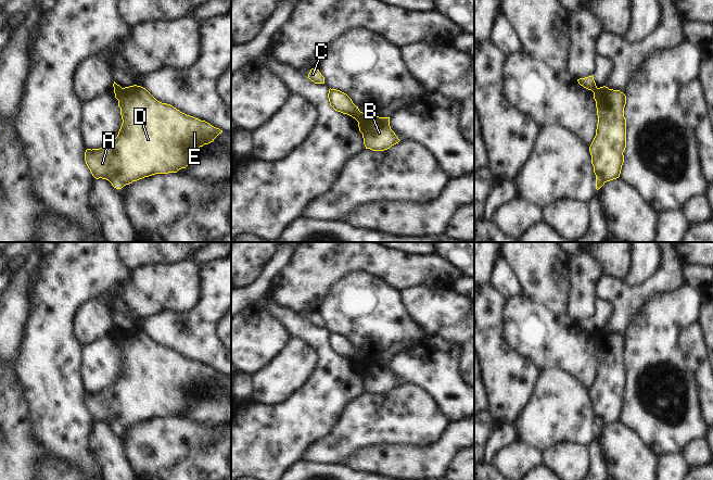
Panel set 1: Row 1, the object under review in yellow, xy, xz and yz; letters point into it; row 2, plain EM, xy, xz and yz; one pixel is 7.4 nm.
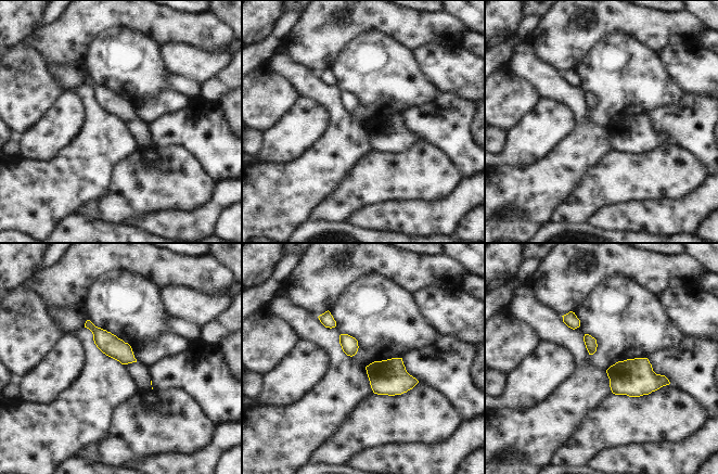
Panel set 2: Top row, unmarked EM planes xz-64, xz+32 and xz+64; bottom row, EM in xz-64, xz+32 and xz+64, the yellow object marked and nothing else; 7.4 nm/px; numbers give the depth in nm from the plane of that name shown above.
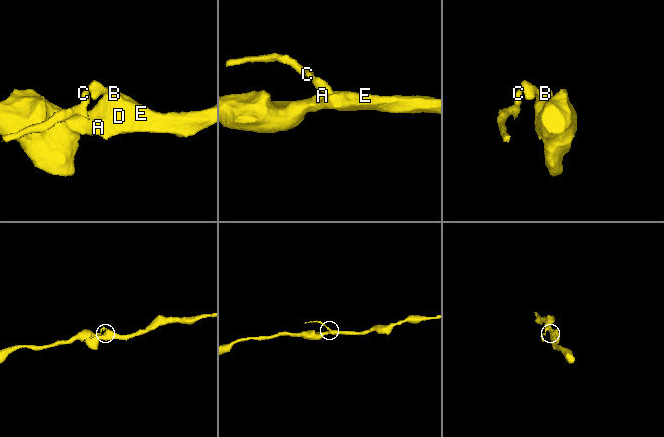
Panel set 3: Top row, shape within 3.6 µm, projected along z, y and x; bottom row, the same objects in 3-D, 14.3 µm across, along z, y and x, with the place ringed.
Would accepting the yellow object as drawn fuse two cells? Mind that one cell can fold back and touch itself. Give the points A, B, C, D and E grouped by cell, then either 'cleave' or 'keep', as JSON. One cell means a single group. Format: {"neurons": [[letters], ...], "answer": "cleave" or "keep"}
{"neurons": [["A", "B", "D", "E"], ["C"]], "answer": "cleave"}

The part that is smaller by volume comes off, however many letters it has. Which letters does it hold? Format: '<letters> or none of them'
C

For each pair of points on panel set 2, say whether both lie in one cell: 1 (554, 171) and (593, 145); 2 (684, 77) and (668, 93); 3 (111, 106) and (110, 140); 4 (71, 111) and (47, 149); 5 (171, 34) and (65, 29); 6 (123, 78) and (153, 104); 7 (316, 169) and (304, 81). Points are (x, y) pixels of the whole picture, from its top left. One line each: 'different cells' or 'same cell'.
1: same cell
2: different cells
3: different cells
4: same cell
5: same cell
6: different cells
7: same cell

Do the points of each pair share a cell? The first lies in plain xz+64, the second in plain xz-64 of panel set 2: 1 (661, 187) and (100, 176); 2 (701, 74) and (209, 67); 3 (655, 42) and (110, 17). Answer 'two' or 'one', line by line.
1: two
2: one
3: one

